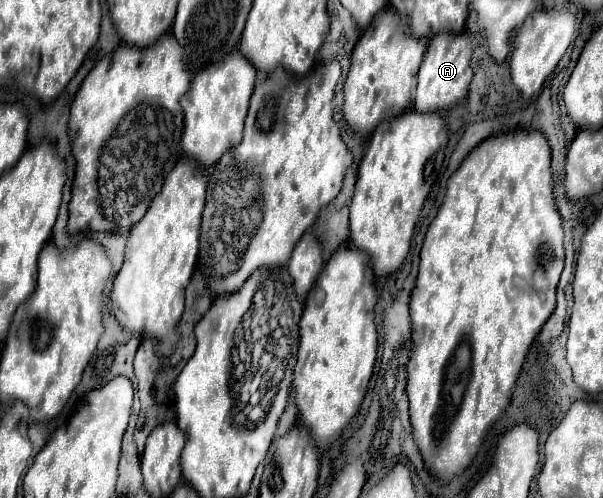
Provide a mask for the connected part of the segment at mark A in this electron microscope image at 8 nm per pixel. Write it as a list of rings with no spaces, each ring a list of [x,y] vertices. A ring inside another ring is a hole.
[[[440,33],[436,35],[426,51],[426,57],[418,71],[418,89],[414,99],[414,109],[420,113],[430,111],[444,111],[466,97],[468,85],[472,81],[472,39],[468,35],[448,35]]]

